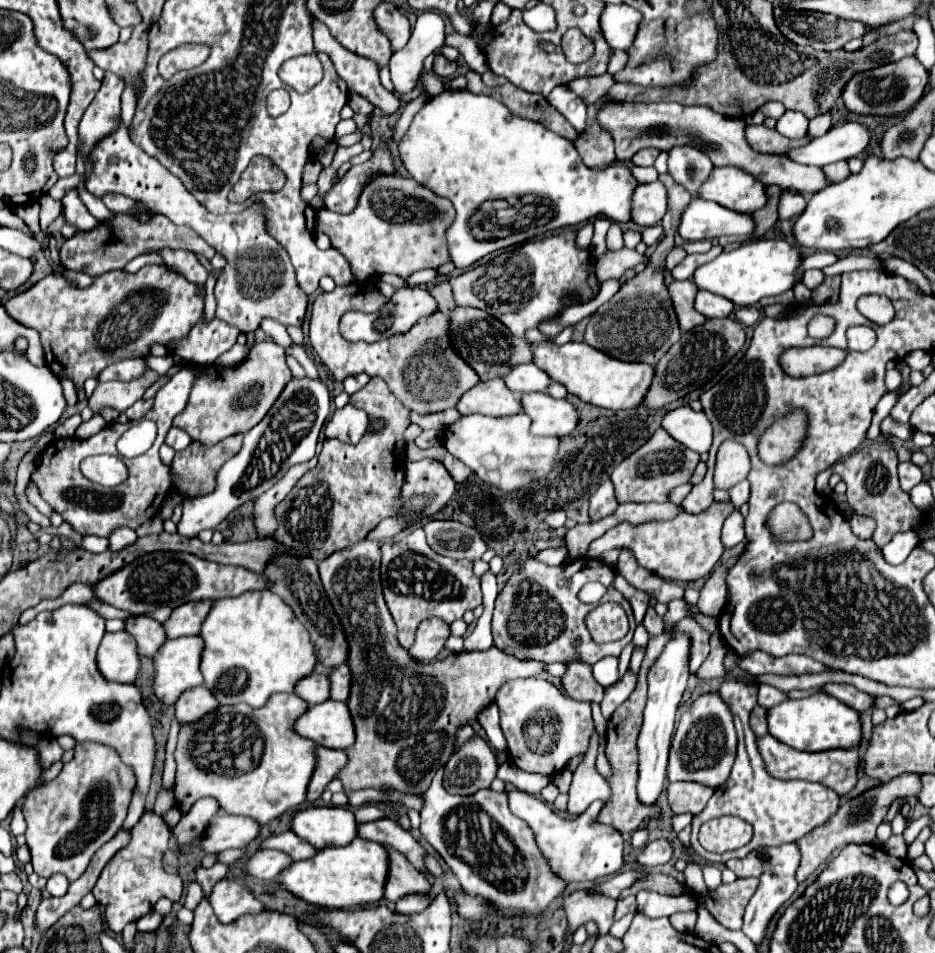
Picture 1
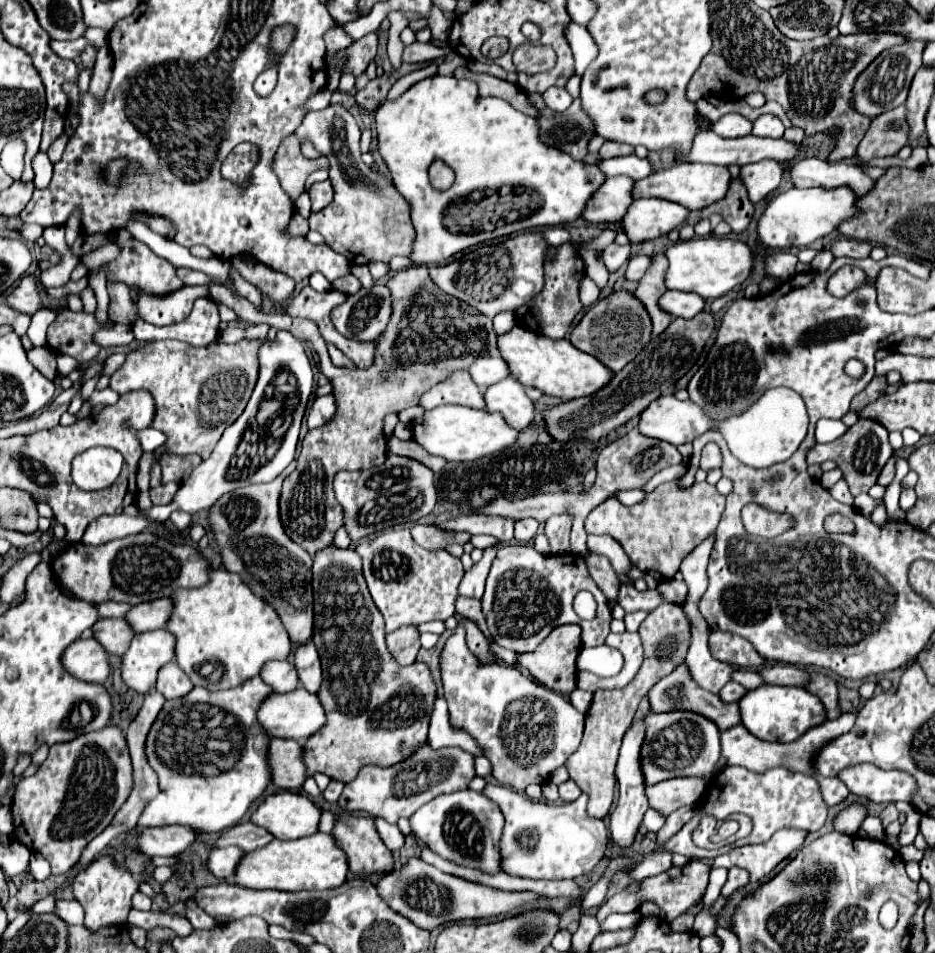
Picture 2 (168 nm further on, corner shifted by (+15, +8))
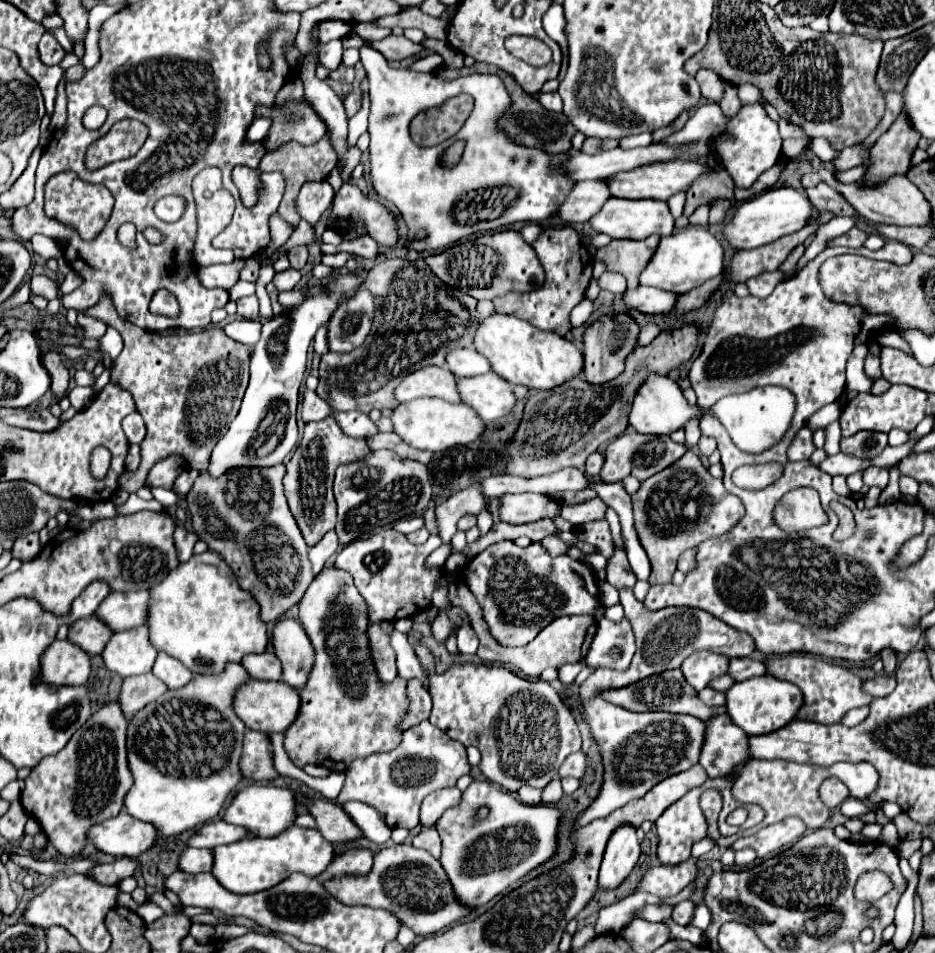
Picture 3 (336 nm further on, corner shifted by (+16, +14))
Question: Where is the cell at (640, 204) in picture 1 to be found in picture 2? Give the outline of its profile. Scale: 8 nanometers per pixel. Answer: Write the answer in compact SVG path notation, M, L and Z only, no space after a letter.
M619 175L619 177L609 177L603 187L599 187L591 197L589 203L585 205L585 211L581 213L581 219L587 223L617 223L627 207L633 203L633 179Z

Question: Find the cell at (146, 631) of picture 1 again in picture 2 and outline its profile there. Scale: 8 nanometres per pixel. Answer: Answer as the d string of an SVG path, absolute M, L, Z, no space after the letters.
M99 619L91 629L109 655L121 655L135 635L125 619Z

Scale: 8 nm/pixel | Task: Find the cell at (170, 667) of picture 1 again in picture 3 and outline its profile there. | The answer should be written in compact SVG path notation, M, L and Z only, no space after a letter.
M146 625L114 633L102 653L106 667L118 673L120 677L150 673L156 655L158 651L148 639Z

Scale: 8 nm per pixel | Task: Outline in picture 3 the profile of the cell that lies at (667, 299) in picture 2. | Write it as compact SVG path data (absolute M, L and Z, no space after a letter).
M638 287L634 291L624 293L624 301L628 307L634 307L642 313L670 313L676 305L678 295L664 289L654 287Z

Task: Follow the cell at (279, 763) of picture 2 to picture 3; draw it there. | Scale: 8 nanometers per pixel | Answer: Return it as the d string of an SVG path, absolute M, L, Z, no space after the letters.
M246 729L240 769L244 773L244 781L272 781L280 777L280 773L274 769L274 755L270 751L270 737L266 733Z

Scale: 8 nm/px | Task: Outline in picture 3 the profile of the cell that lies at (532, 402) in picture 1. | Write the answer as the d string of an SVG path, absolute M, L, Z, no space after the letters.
M494 371L478 377L458 379L458 385L462 401L474 407L486 423L506 417L516 405L512 383L504 381L504 377L496 377Z

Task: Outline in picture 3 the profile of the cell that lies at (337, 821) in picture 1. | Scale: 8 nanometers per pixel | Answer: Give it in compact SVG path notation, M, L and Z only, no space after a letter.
M248 785L234 799L224 813L224 821L248 827L256 837L276 837L290 829L296 821L296 797L290 789L274 785Z

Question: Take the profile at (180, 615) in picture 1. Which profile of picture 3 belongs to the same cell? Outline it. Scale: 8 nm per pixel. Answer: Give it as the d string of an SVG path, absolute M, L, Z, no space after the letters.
M148 591L110 593L108 599L104 599L104 605L100 605L100 609L96 611L96 617L108 623L114 631L134 629L146 625L148 603L150 603Z

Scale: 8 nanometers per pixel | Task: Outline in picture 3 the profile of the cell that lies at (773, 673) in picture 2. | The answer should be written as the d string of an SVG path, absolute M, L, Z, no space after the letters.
M746 657L746 659L732 659L732 665L730 665L728 673L730 673L732 677L736 677L736 681L744 681L744 679L750 679L750 677L766 675L768 669L766 669L764 661Z

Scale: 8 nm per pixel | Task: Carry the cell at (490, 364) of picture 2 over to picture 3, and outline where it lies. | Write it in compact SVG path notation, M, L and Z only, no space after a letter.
M452 349L452 353L448 353L446 357L446 363L452 369L452 373L456 373L456 377L484 375L492 369L486 357L476 349Z

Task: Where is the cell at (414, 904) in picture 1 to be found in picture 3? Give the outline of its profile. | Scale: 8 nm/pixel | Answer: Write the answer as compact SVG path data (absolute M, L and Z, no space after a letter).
M394 845L374 857L374 865L364 877L340 877L326 883L326 889L342 903L370 905L396 913L416 935L432 935L450 923L472 913L472 907L458 901L444 867L428 851L412 845Z

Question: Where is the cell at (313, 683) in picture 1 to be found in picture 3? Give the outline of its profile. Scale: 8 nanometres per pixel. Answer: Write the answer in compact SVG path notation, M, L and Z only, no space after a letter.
M264 651L264 653L258 653L258 655L248 655L248 657L244 657L242 665L248 669L252 679L280 681L280 677L282 677L280 659L272 651Z

